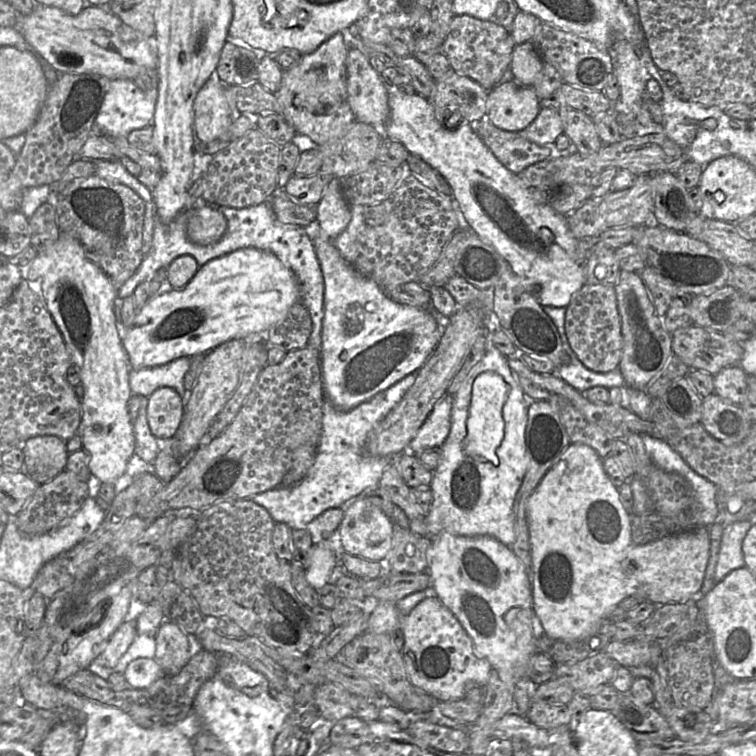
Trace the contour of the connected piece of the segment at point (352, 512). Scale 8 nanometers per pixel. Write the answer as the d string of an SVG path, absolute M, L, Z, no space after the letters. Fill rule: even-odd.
M363 497L345 509L338 533L341 551L366 560L385 563L393 545L394 523L381 508Z

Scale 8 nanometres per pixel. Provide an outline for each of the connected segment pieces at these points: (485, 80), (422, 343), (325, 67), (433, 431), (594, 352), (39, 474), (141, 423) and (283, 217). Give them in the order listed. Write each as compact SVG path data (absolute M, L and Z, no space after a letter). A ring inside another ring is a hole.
M458 15L452 19L442 52L456 73L469 77L489 91L500 83L504 73L510 68L515 46L510 31L494 19L484 21L469 15Z
M322 230L313 245L325 284L321 345L323 390L325 398L335 407L350 410L418 371L435 350L443 330L432 309L402 305L390 299L375 281L360 274L343 258Z
M342 31L335 33L315 51L305 54L296 67L284 71L280 88L274 93L287 123L315 146L338 137L356 121L347 93L348 52Z
M446 394L434 406L432 412L411 440L407 451L419 455L426 448L441 447L451 428L453 396Z
M585 284L577 291L566 307L565 332L572 351L586 368L599 373L617 369L623 339L614 286Z
M40 435L23 444L24 468L31 479L44 484L66 468L69 455L66 441L55 435Z
M138 395L140 408L138 416L133 423L135 436L134 454L147 463L153 463L159 453L157 438L152 434L147 421L148 398Z
M284 188L274 191L270 203L276 219L283 224L306 227L317 219L317 206L297 203Z

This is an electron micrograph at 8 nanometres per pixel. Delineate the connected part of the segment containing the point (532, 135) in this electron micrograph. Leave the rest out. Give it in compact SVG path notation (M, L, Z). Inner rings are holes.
M541 107L536 119L518 133L535 144L553 148L558 136L564 133L563 118L558 110Z

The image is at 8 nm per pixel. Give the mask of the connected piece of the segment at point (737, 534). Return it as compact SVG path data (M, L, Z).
M735 521L724 527L714 577L715 583L720 582L732 570L745 566L742 543L753 522Z

